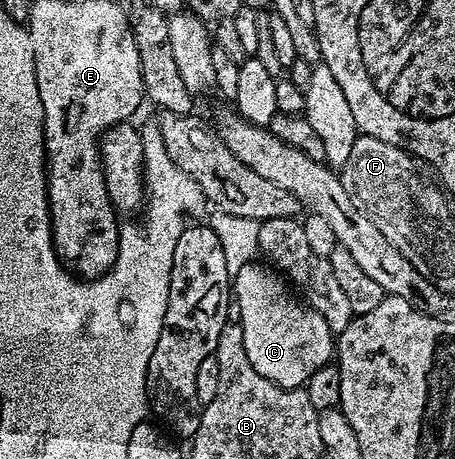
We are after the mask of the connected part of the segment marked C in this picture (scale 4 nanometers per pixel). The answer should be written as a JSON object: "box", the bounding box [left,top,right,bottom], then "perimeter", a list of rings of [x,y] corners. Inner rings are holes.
{"box":[233,261,337,389],"perimeter":[[[252,261],[241,265],[241,269],[233,277],[233,302],[239,307],[239,324],[245,337],[245,353],[249,353],[249,365],[253,365],[253,369],[257,369],[261,377],[269,377],[273,385],[281,385],[285,389],[303,387],[309,377],[317,373],[317,369],[332,362],[337,351],[337,339],[329,325],[325,325],[325,317],[308,307],[288,286],[284,276],[272,270],[266,262]]]}

